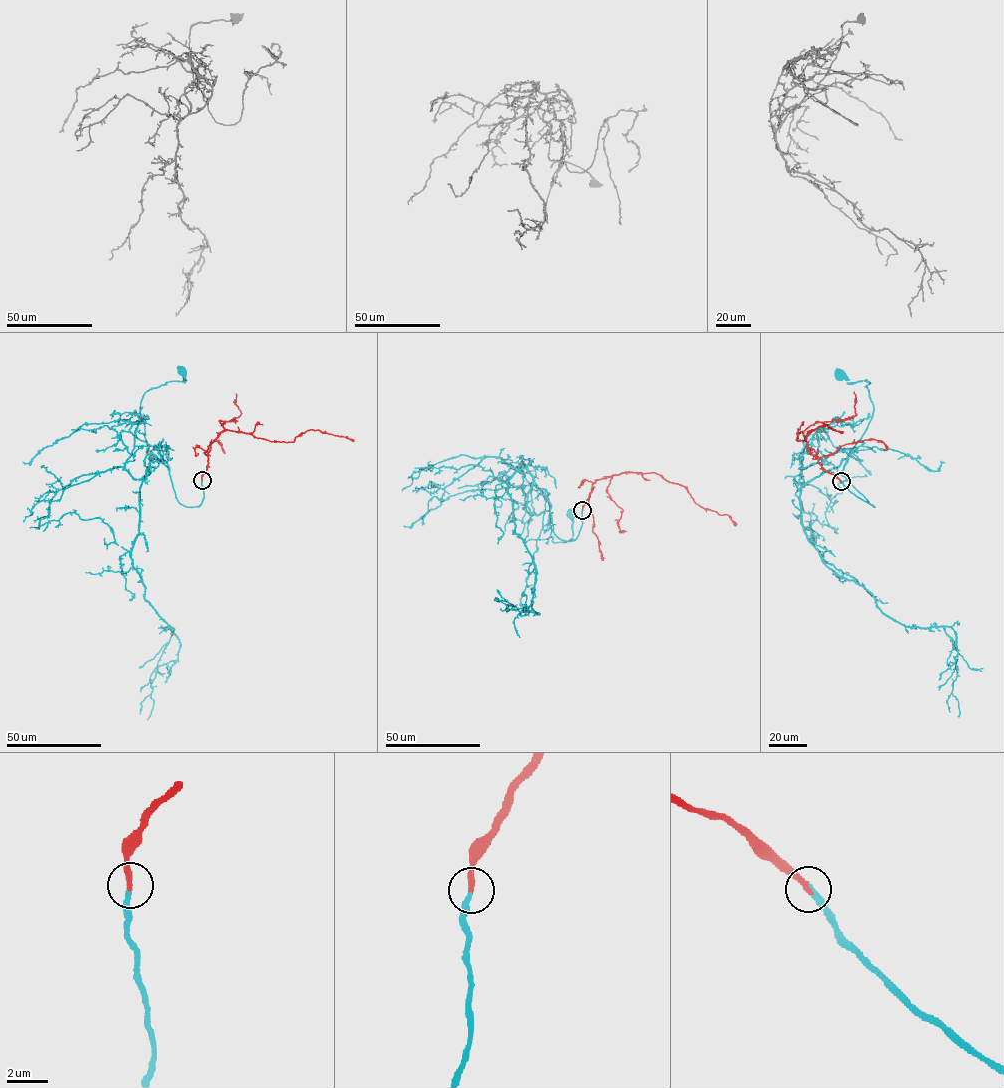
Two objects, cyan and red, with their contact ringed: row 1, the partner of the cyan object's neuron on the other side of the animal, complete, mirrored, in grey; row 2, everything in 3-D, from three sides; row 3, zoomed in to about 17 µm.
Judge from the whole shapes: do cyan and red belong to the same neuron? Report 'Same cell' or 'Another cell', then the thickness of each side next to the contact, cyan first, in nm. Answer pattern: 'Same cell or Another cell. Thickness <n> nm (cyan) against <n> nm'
Same cell. Thickness 240 nm (cyan) against 300 nm

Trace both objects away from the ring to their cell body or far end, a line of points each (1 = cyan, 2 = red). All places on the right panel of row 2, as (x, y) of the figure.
1: (841, 481), (874, 507), (841, 474), (871, 418), (873, 404), (865, 386), (870, 383), (848, 383), (840, 374)
2: (841, 481), (818, 462), (800, 431), (796, 440), (804, 440), (808, 433), (823, 425), (843, 432)

